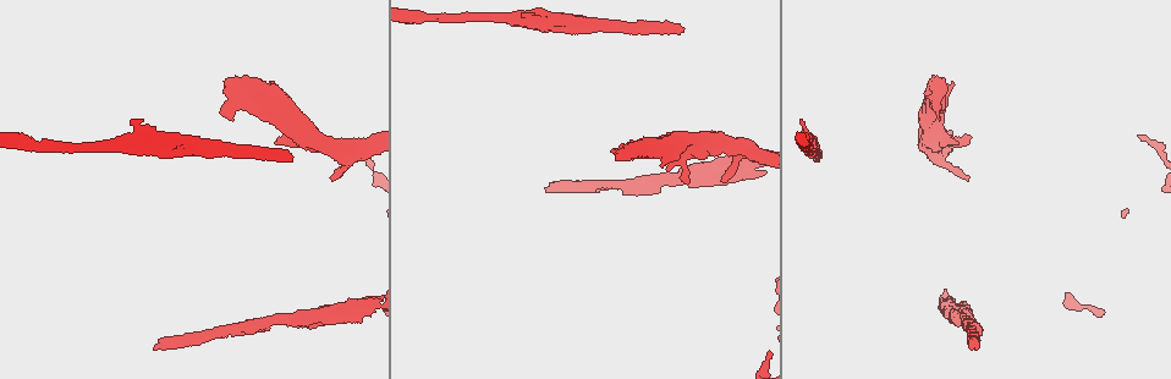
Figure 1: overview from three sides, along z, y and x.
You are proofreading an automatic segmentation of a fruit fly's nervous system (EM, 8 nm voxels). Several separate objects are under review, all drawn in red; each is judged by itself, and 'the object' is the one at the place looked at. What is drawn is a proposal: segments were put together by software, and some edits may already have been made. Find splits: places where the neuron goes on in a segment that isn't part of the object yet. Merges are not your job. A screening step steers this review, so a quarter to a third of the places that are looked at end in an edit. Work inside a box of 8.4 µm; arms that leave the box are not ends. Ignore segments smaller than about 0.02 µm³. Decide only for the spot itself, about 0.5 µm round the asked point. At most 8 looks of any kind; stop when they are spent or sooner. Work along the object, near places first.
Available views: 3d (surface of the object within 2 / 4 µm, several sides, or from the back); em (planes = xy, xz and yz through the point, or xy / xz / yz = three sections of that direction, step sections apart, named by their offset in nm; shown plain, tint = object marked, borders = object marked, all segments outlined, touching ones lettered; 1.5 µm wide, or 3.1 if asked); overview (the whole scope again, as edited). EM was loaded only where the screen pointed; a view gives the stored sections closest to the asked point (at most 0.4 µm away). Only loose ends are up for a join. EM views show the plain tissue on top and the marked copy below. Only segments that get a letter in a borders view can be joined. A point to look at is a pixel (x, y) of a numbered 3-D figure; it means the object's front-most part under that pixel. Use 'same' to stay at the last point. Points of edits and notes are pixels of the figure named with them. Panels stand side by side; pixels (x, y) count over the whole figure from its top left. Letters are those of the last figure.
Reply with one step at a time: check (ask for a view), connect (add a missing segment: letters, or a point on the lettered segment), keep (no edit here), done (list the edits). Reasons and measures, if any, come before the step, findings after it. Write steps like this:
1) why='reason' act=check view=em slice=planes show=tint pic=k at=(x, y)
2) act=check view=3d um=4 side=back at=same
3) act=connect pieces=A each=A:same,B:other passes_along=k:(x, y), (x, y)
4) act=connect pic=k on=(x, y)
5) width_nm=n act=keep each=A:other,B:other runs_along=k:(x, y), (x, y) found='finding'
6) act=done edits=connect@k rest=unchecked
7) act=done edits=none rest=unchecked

why='branch stops here' act=check view=em slice=planes show=borders pic=1 at=(331, 175)

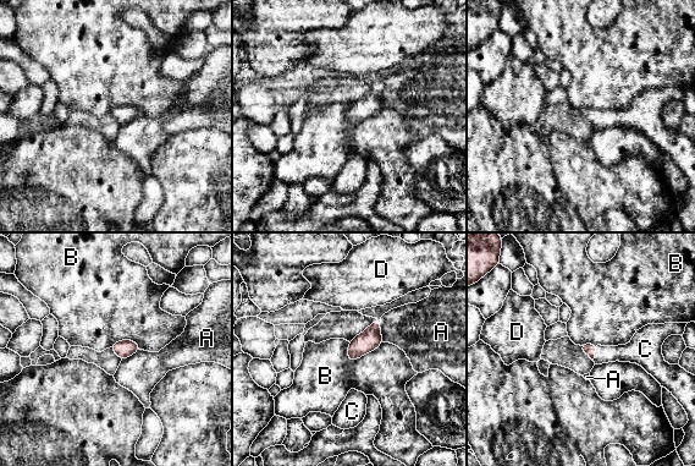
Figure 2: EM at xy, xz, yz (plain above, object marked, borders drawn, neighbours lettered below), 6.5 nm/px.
act=connect pieces=C each=A:other,B:other,C:same,D:other passes_along=2:(589, 349), (594, 352), (632, 352) found='the neuron continues'

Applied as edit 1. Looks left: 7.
why='branch stops here' act=check view=em slice=planes show=borders pic=1 at=(685, 28)

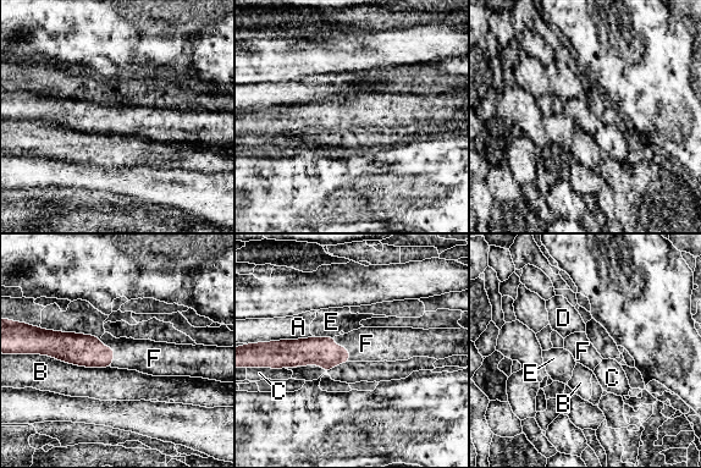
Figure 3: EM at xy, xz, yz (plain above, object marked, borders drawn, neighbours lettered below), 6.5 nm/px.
act=connect pieces=F each=A:other,B:other,C:other,D:other,E:other,F:same passes_along=3:(75, 348), (112, 348), (145, 356) found='it goes on there'

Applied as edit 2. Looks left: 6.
why='see it whole again' act=check view=overview

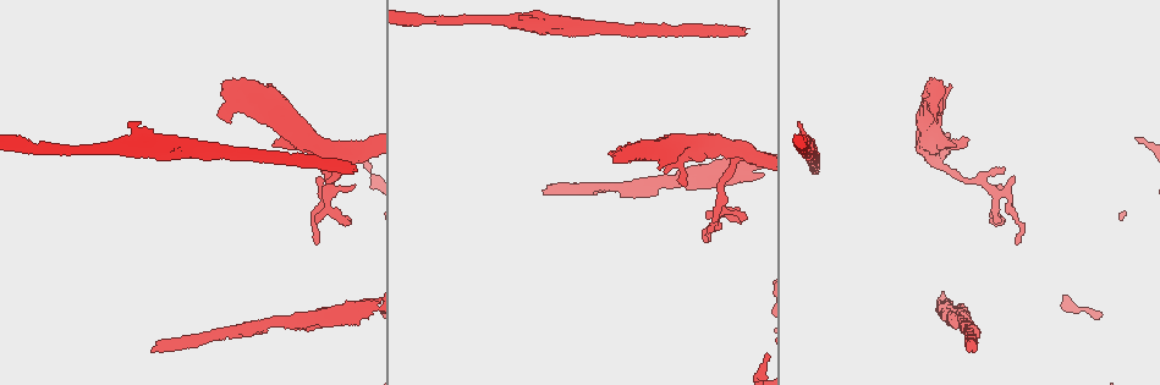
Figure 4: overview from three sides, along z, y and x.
why='free end' act=check view=3d um=2 pic=4 at=(153, 351)

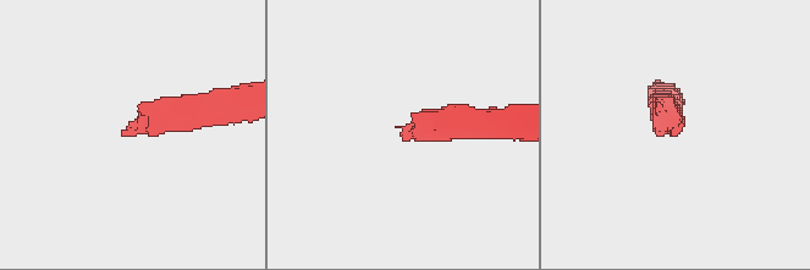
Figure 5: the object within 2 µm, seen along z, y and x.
why='need the tissue' act=check view=em slice=yz step=8 show=borders pic=5 at=(124, 130)

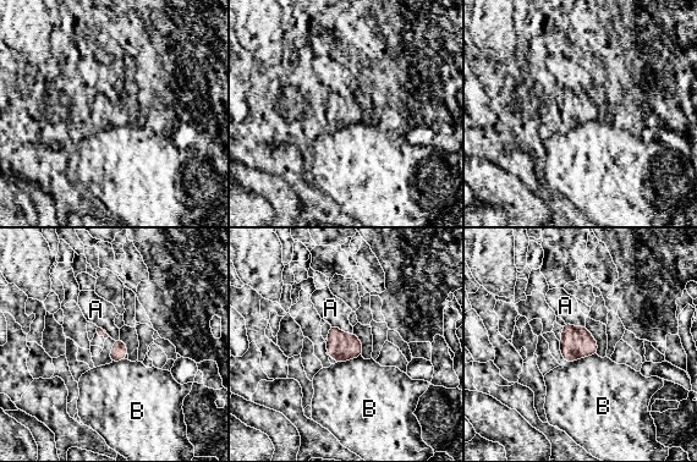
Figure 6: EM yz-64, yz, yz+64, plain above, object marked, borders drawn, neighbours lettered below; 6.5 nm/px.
act=keep each=A:other,B:other border=6:(596, 353), (565, 363) found='no lettered segment goes on from it'

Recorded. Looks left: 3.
act=done edits=connect@2,connect@3 rest=unchecked

